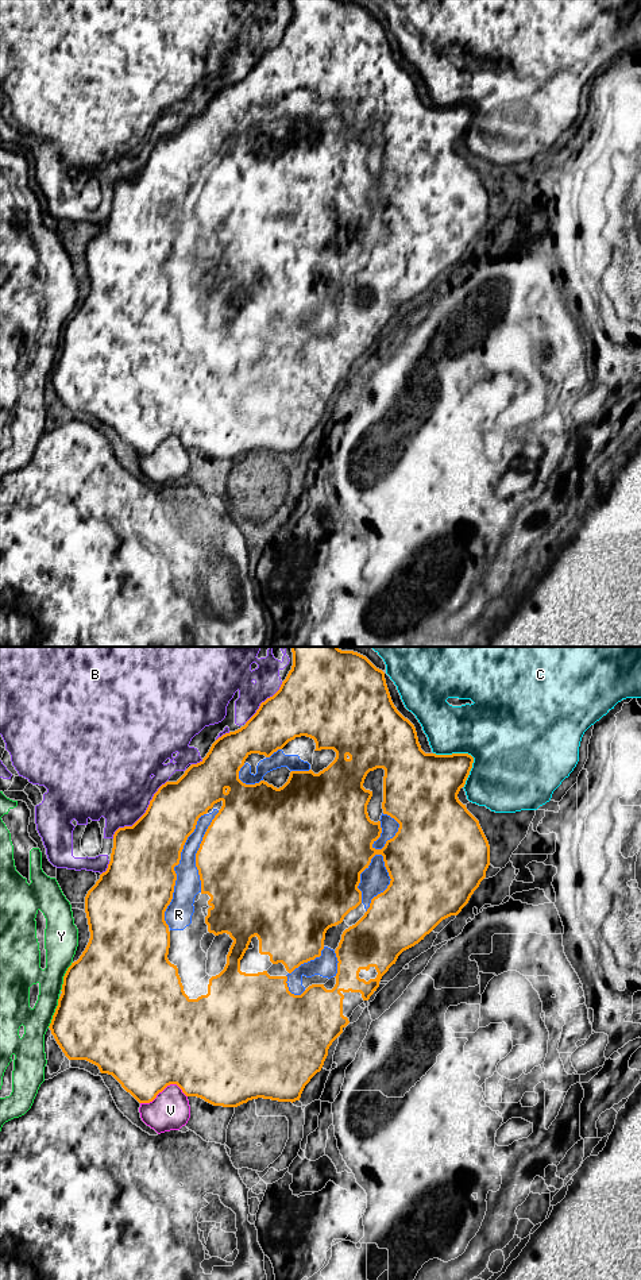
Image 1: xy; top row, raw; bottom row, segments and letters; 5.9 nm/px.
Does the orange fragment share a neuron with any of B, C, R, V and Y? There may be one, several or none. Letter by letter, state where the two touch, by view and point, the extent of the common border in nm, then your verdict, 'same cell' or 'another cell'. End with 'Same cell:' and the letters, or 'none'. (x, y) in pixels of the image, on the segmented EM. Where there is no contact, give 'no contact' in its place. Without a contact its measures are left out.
B: xy (143, 814) | 480 nm | another cell
C: xy (467, 754) | 280 nm | another cell
R: xy (173, 870) | 700 nm | same cell
V: xy (163, 1088) | 280 nm | another cell
Y: xy (56, 1011) | 200 nm | another cell
Same cell: R

